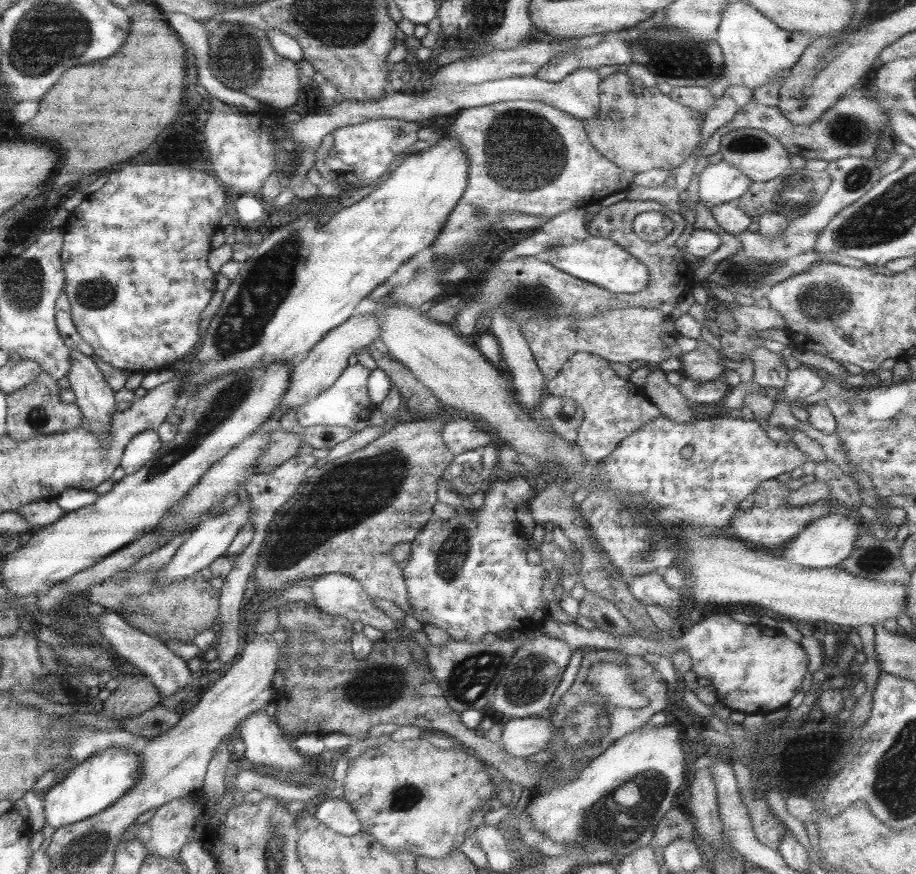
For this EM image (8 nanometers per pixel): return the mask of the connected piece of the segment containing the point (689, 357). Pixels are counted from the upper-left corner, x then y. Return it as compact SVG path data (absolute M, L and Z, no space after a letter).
M697 339L697 346L691 352L685 352L680 357L681 372L685 379L695 382L711 382L715 379L726 379L728 371L723 367L720 354L709 344Z

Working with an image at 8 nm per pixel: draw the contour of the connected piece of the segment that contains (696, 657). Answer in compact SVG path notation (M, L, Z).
M717 612L716 614L703 613L701 619L695 624L689 624L683 629L682 636L671 638L667 633L661 635L658 640L645 639L638 634L621 635L615 637L607 632L603 632L597 627L591 629L577 625L576 623L558 623L547 618L539 628L540 632L547 636L562 640L570 649L589 646L598 651L616 651L617 654L627 654L642 657L643 655L659 654L659 656L671 656L675 651L683 649L689 655L691 666L689 670L695 673L696 678L703 678L713 686L717 701L731 711L738 711L745 715L766 715L781 708L785 708L789 700L800 691L801 682L807 672L808 658L799 643L792 642L778 629L766 627L761 624L745 624L737 622L726 614Z

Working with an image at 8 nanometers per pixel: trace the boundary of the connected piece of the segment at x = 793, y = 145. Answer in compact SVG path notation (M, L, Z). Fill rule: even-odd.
M864 85L853 87L831 105L827 111L810 125L796 125L789 122L777 107L765 106L752 98L747 101L726 126L721 126L709 134L709 138L699 148L699 156L710 156L719 150L719 140L727 130L738 128L754 128L765 131L767 135L779 141L793 156L803 157L805 160L817 159L821 164L839 160L843 156L857 158L872 158L873 150L878 145L880 130L887 124L887 115L881 103L867 90Z

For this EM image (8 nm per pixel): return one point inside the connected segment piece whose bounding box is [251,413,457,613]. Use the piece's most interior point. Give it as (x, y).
(382, 494)

